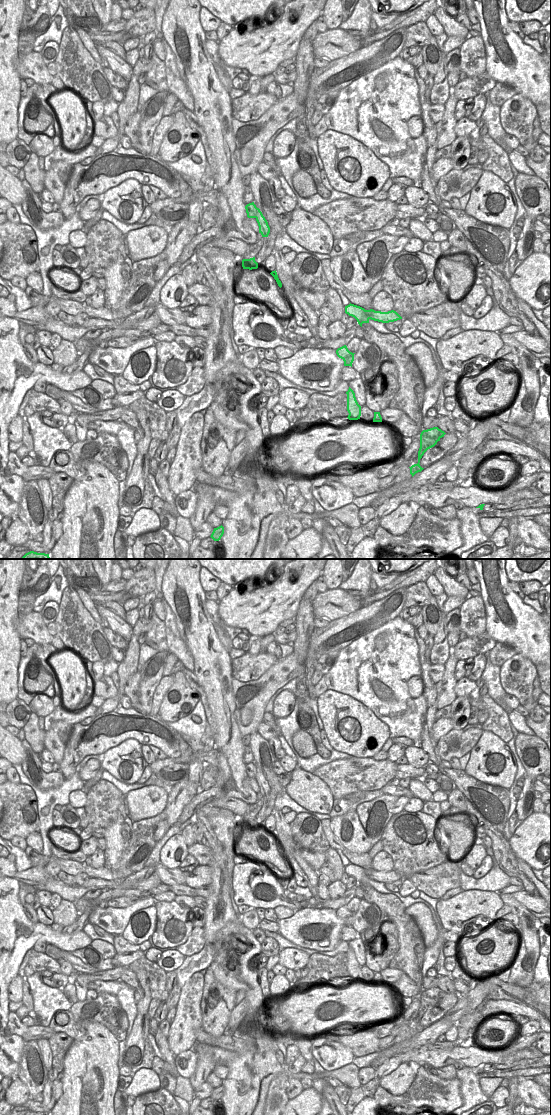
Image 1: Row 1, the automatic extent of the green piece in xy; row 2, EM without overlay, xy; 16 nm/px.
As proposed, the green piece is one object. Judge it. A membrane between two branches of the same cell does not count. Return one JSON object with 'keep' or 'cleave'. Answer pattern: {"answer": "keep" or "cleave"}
{"answer": "cleave"}

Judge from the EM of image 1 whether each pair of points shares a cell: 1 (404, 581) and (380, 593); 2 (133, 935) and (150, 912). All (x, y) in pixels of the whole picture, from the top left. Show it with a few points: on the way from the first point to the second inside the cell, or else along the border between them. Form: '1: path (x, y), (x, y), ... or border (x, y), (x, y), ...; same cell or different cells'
1: path (398, 583), (386, 590); same cell
2: path (142, 938), (150, 929), (151, 921); same cell

